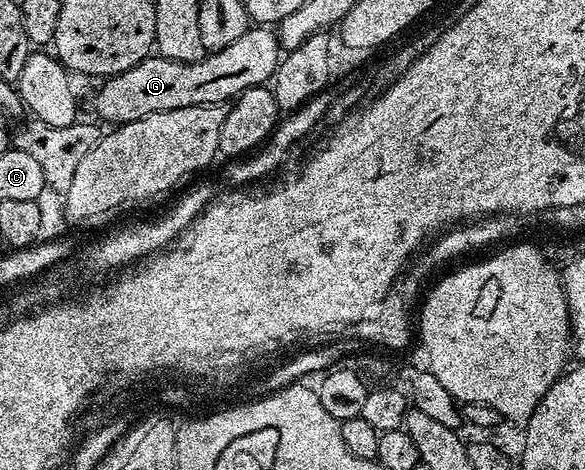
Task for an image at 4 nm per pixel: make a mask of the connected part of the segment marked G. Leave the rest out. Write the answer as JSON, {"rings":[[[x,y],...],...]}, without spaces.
{"rings":[[[252,25],[246,33],[242,33],[242,37],[238,37],[238,41],[234,41],[234,45],[226,45],[220,51],[205,54],[204,58],[196,63],[179,63],[163,57],[149,57],[137,67],[105,78],[101,82],[104,84],[101,85],[100,92],[96,95],[96,111],[106,122],[112,123],[108,125],[119,125],[138,121],[150,113],[162,113],[170,109],[224,105],[247,88],[267,84],[275,76],[276,66],[280,64],[281,58],[282,48],[277,32],[268,25]]]}

